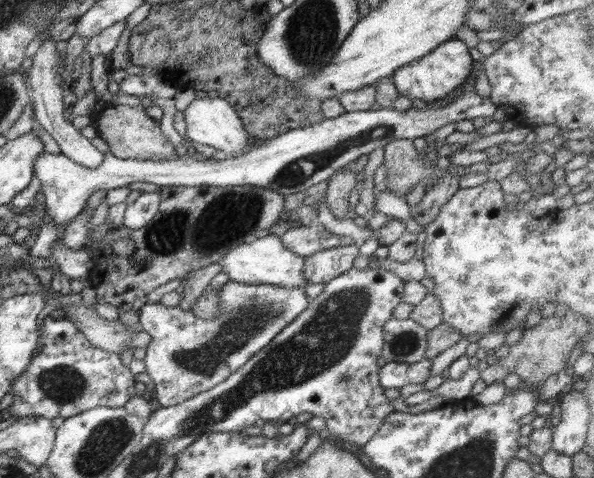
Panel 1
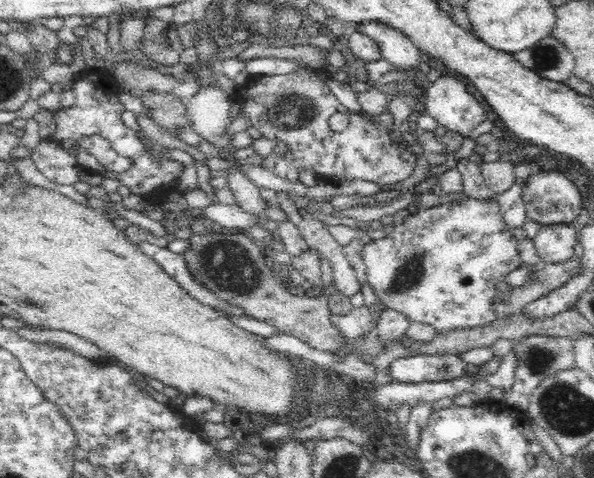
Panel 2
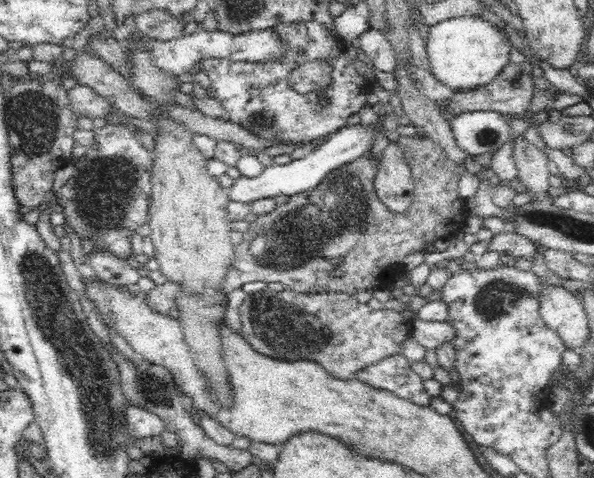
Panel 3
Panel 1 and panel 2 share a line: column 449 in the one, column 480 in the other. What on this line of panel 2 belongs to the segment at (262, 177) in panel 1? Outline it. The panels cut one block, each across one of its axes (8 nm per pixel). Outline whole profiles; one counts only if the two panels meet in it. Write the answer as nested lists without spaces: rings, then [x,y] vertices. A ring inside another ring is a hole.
[[[440,75],[426,90],[425,110],[434,117],[438,125],[442,125],[448,131],[462,134],[465,138],[480,125],[481,122],[487,120],[488,114],[482,103],[466,89],[466,84],[461,82],[455,76]]]

